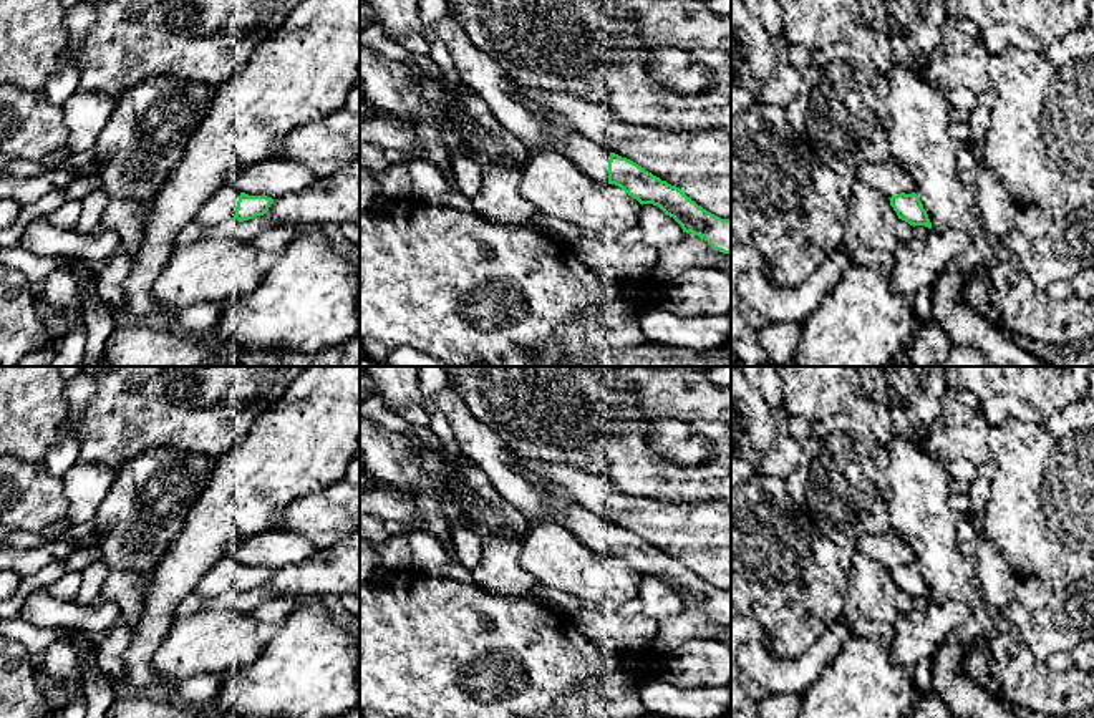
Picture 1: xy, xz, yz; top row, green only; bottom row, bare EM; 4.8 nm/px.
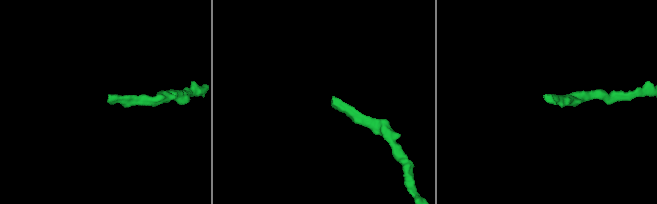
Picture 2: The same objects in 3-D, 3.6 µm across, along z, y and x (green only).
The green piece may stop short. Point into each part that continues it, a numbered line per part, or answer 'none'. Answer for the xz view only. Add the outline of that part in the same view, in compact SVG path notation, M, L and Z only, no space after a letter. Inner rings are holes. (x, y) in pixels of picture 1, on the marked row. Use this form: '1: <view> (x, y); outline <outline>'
1: xz (474, 68); outline M451 13L439 20L434 30L449 48L459 80L487 103L502 128L527 148L560 153L583 176L608 182L610 153L607 149L578 133L552 139L549 126L511 93L502 66L469 41Z

